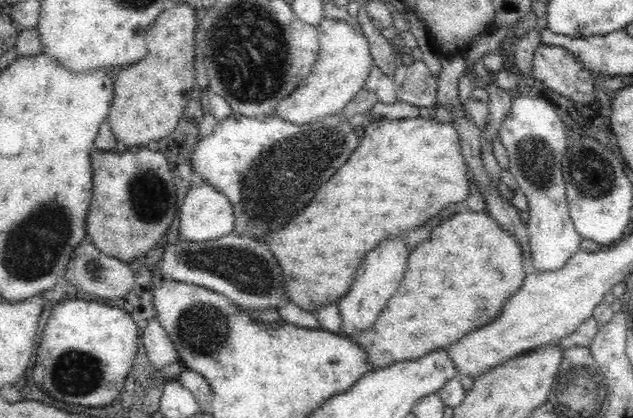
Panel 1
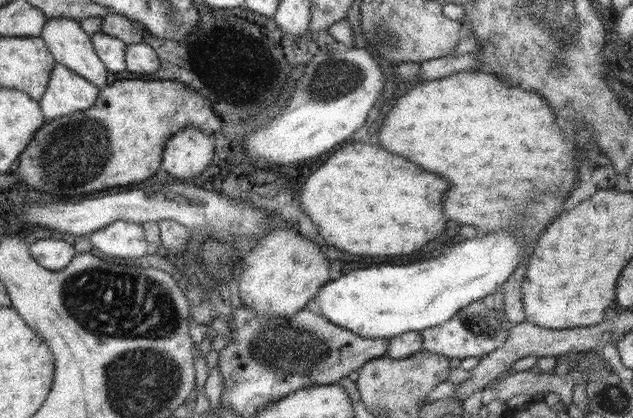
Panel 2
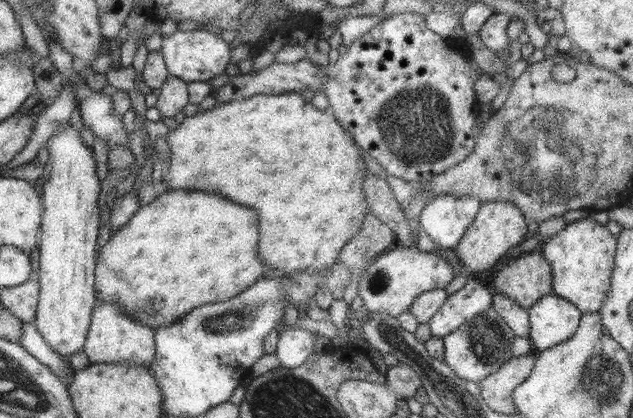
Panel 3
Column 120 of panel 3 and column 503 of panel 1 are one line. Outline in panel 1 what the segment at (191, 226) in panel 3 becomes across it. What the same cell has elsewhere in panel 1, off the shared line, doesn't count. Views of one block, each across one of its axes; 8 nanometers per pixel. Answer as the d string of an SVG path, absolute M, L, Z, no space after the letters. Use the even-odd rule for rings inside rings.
M487 210L454 212L430 232L428 240L410 252L400 290L390 297L374 328L356 333L353 340L366 351L372 370L444 350L472 330L496 319L504 303L522 286L527 271L522 247L491 213Z

